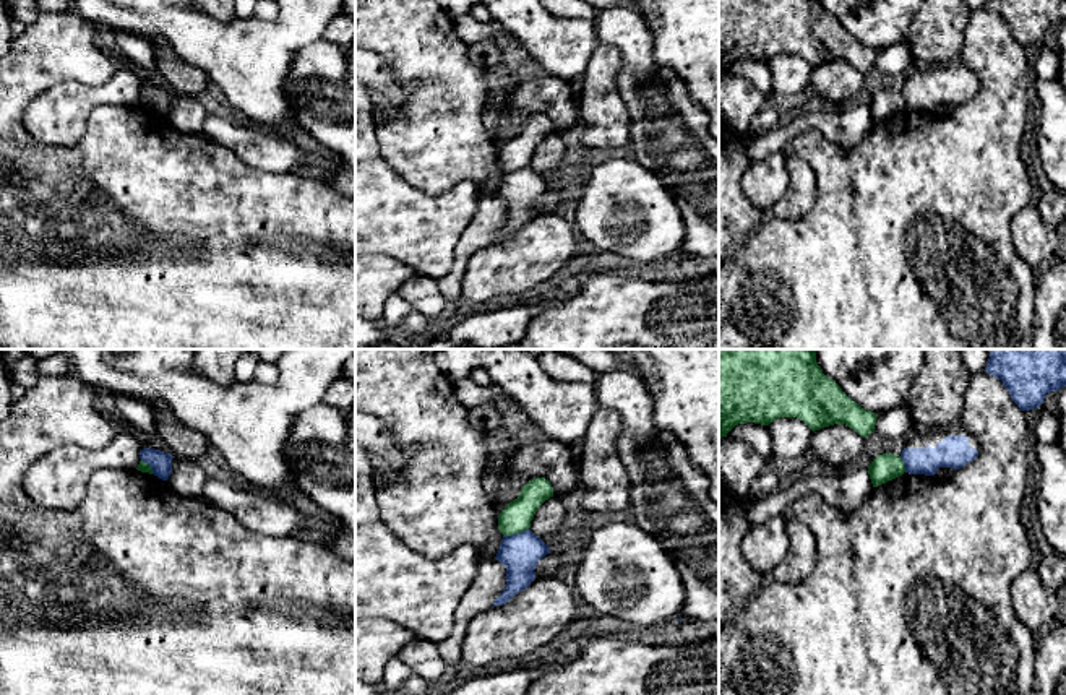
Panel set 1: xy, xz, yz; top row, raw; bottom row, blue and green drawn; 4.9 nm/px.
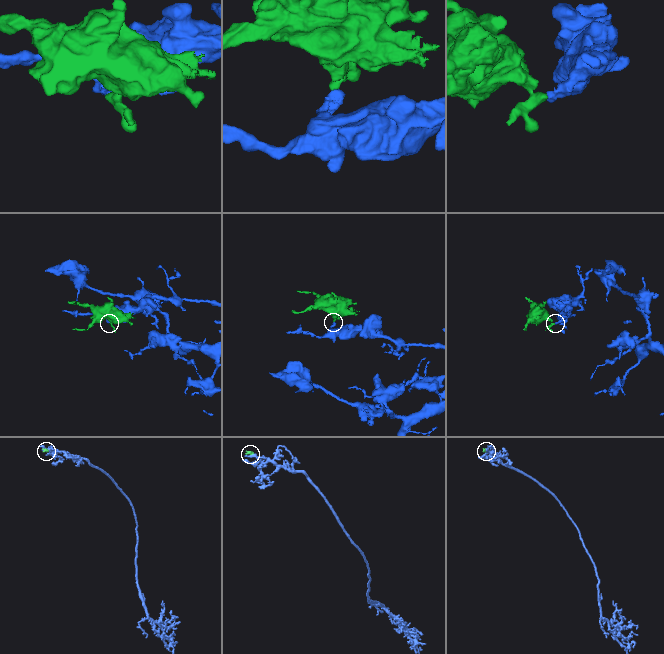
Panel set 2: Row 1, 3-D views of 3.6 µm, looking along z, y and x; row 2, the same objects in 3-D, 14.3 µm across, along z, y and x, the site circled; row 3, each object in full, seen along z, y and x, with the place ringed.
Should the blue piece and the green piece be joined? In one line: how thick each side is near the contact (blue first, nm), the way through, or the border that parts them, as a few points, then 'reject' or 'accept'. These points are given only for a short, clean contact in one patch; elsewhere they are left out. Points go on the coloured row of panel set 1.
190/150 nm | along xz (528, 528), (503, 536) | reject

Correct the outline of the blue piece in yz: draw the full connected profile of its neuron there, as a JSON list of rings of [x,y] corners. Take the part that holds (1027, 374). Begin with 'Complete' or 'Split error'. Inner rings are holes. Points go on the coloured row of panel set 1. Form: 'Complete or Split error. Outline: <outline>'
Complete. Outline: [[[991,349],[985,372],[1003,382],[1019,409],[1037,409],[1050,391],[1066,386],[1066,349]]]

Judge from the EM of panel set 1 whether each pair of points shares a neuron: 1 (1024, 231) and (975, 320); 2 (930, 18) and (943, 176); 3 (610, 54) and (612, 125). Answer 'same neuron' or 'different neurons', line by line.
1: different neurons
2: different neurons
3: same neuron

